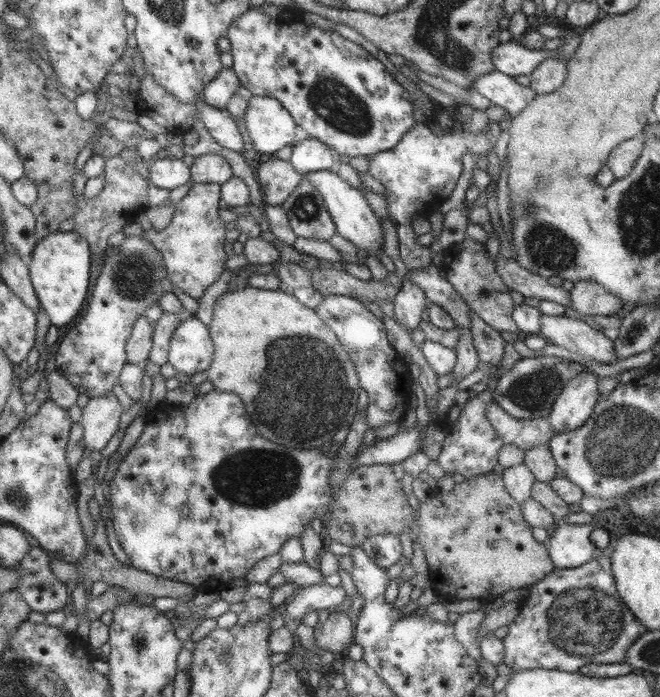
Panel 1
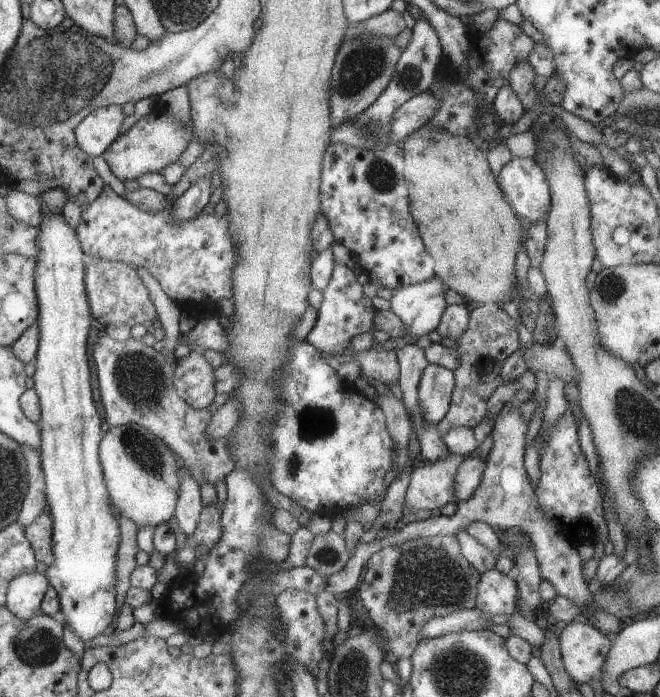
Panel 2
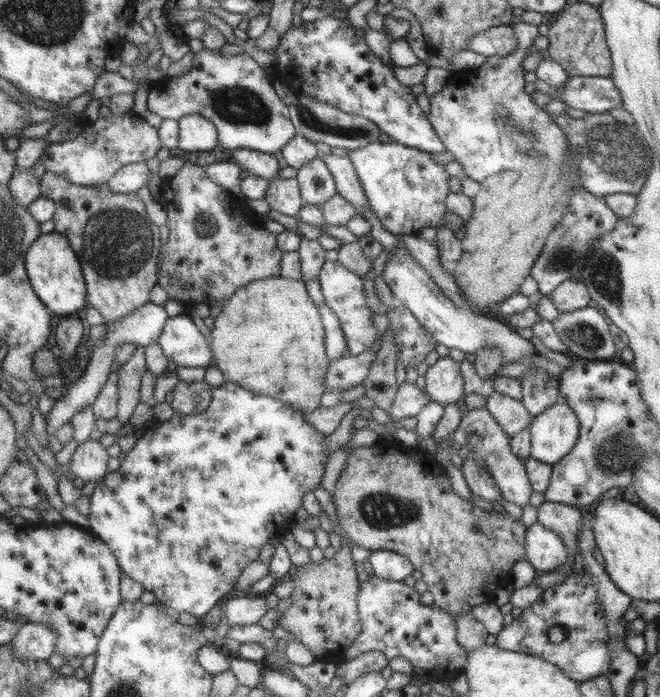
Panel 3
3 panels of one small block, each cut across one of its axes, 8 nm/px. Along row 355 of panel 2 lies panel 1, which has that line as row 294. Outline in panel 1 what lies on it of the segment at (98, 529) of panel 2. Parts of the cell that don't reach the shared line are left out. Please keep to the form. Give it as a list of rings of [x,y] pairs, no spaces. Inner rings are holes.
[[[59,230],[38,239],[27,263],[28,275],[33,285],[40,307],[55,327],[67,326],[75,318],[89,286],[91,268],[88,242],[77,232]]]

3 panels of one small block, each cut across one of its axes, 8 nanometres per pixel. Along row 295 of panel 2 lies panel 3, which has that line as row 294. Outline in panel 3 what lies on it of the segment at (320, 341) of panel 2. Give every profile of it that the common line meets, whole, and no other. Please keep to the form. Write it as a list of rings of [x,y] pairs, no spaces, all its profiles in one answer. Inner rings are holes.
[[[337,260],[324,261],[317,278],[325,305],[329,305],[329,309],[337,315],[341,332],[345,336],[347,354],[355,356],[370,348],[377,338],[377,330],[372,322],[374,313],[366,305],[362,278],[341,266]]]

